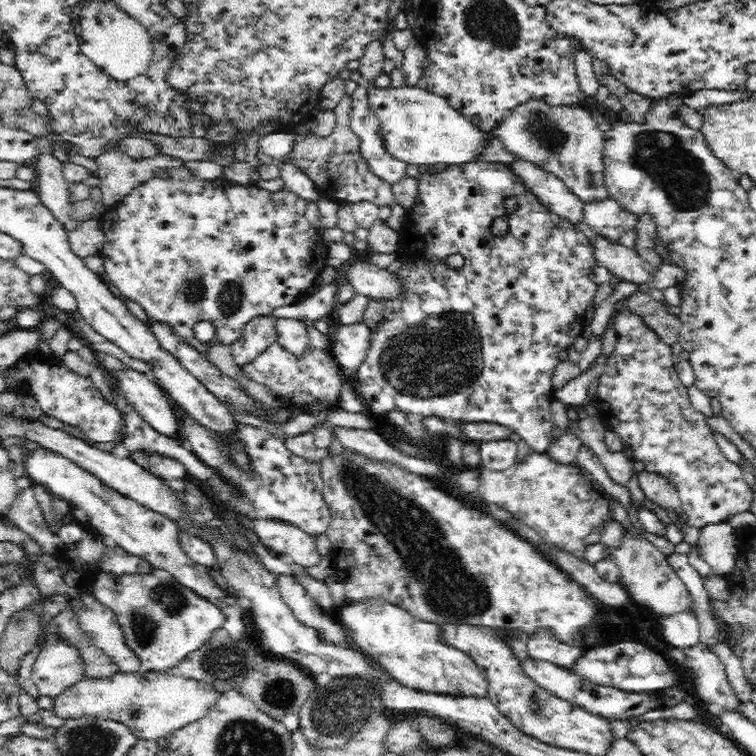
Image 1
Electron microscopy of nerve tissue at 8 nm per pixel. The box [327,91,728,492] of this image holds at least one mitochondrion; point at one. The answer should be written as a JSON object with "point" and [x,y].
{"point":[418,361]}

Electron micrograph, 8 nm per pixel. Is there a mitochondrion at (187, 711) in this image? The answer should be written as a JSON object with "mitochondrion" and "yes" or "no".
{"mitochondrion":"no"}

